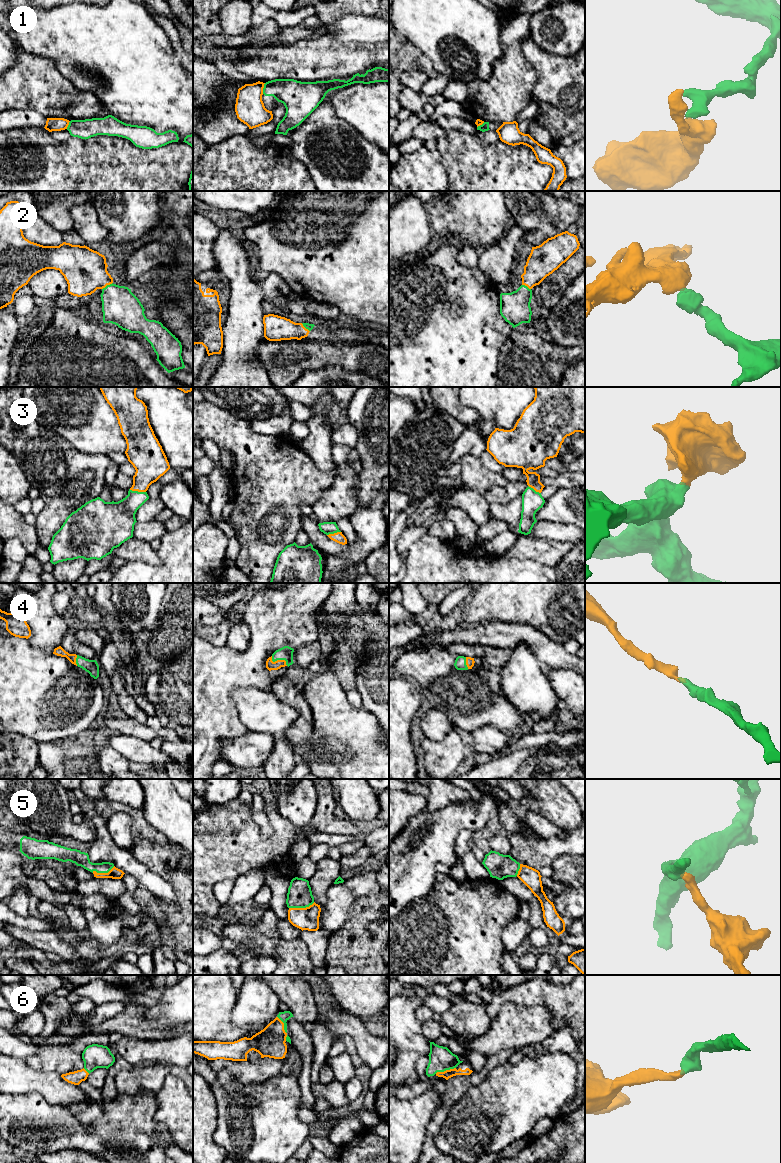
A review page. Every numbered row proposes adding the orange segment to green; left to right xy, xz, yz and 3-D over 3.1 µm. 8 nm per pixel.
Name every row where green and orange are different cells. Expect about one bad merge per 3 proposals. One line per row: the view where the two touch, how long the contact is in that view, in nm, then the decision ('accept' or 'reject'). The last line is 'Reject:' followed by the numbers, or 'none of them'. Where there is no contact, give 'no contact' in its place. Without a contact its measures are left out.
1: xz | 90 nm | reject
2: xy | 110 nm | accept
3: xy | 140 nm | accept
4: xz | 150 nm | accept
5: xz | 220 nm | accept
6: yz | 180 nm | accept
Reject: 1

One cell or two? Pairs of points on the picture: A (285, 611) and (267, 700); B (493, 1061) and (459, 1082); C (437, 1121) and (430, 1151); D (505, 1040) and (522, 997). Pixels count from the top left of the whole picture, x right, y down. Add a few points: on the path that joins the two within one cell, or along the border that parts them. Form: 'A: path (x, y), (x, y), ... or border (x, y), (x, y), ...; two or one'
A: border (246, 687), (256, 687), (270, 692); two
B: path (485, 1070), (478, 1077), (468, 1081); one
C: path (433, 1128), (430, 1134), (430, 1144); one
D: border (542, 1006), (506, 1002), (498, 1014); two

